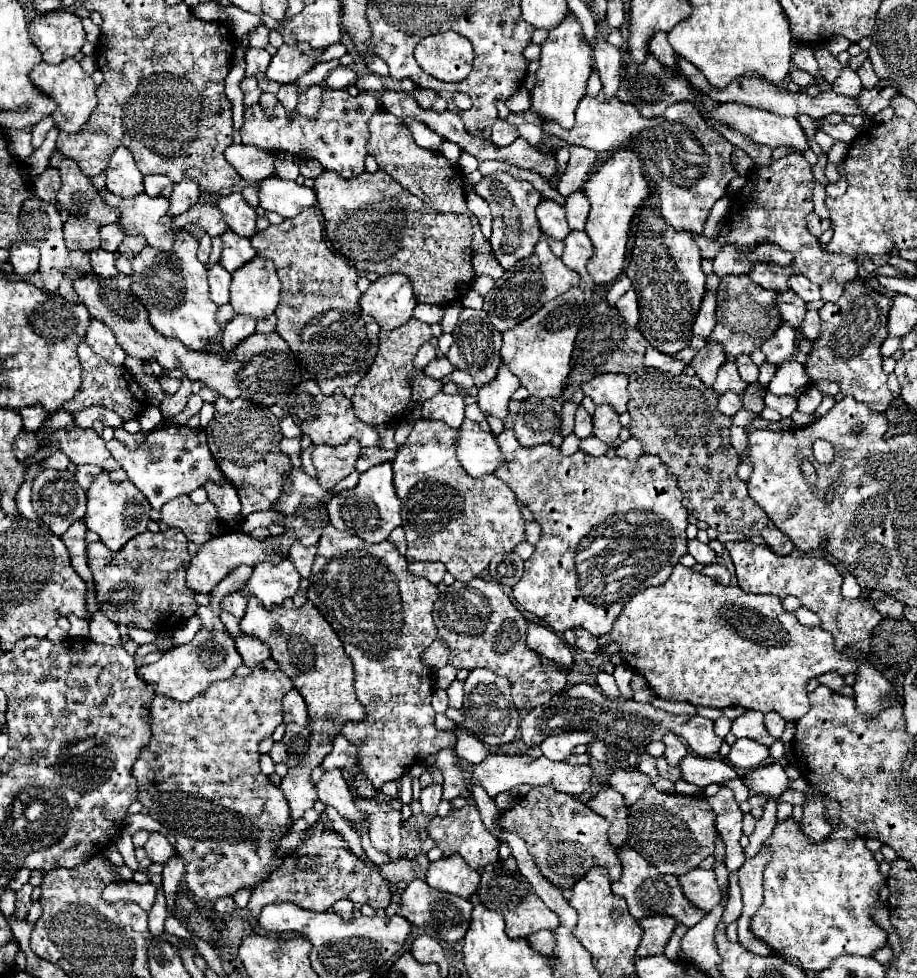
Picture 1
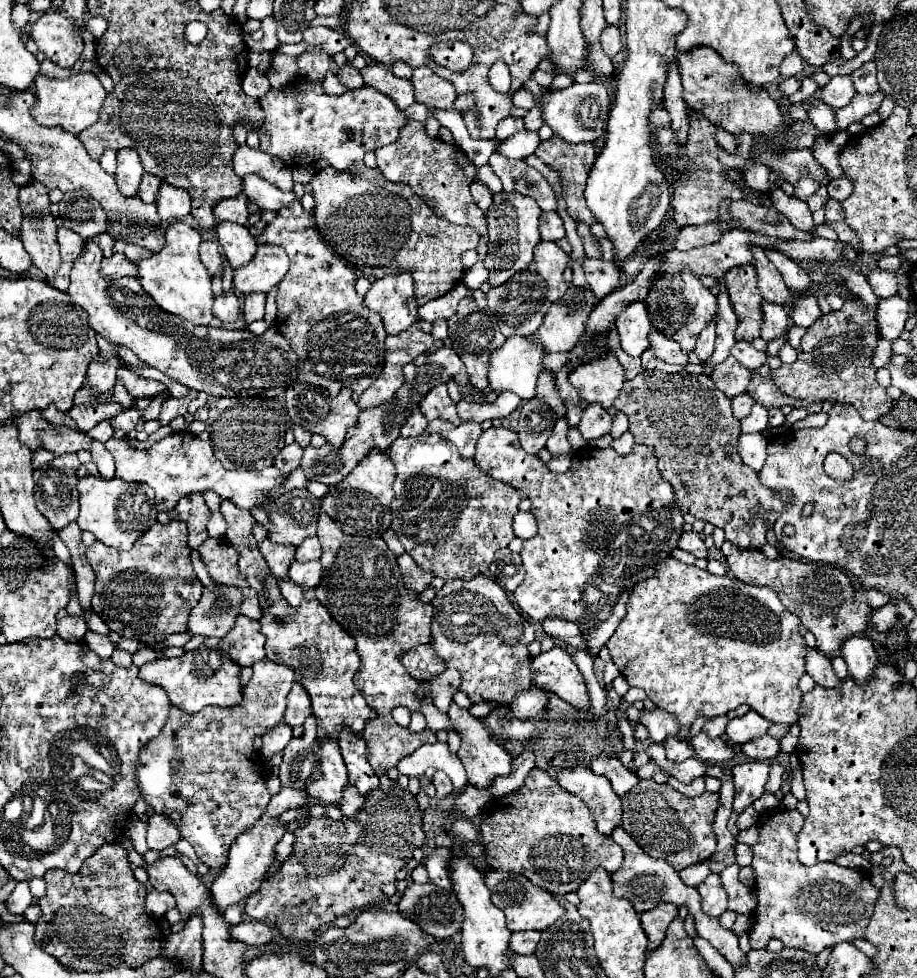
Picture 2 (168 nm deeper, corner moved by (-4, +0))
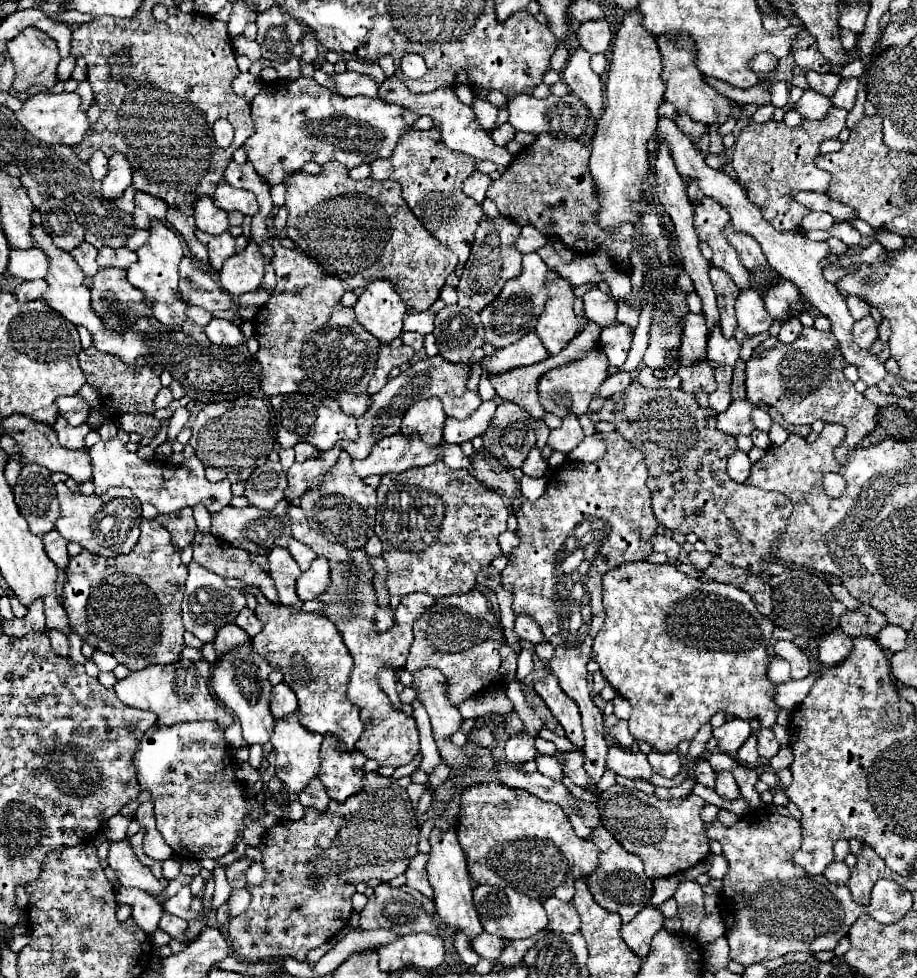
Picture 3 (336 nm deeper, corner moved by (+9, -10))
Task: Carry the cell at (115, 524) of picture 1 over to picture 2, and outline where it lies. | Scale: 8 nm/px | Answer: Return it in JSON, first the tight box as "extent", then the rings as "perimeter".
{"extent":[77,477,157,549],"perimeter":[[[83,477],[77,481],[81,511],[77,525],[83,531],[91,531],[101,543],[115,549],[131,549],[133,543],[157,523],[155,493],[145,483],[127,483],[123,479],[101,479],[101,477]]]}

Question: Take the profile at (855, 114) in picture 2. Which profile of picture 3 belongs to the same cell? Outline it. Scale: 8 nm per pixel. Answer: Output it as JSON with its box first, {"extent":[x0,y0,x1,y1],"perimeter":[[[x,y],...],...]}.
{"extent":[732,107,848,231],"perimeter":[[[832,107],[830,115],[820,121],[802,121],[798,127],[788,127],[786,123],[750,123],[742,129],[736,141],[736,151],[732,151],[732,167],[736,177],[746,187],[748,199],[756,203],[764,219],[778,231],[798,229],[804,215],[798,215],[798,203],[790,199],[800,189],[828,189],[830,175],[816,167],[814,159],[820,155],[820,143],[826,139],[838,139],[838,133],[846,127],[848,111]]]}

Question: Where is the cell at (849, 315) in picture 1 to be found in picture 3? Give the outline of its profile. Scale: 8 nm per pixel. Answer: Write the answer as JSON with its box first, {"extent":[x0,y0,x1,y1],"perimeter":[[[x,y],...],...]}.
{"extent":[746,327,878,447],"perimeter":[[[802,327],[794,343],[778,343],[764,357],[758,359],[754,355],[746,363],[746,395],[750,403],[776,407],[780,415],[794,425],[810,425],[816,419],[840,423],[846,427],[846,441],[856,447],[862,437],[874,429],[878,407],[860,395],[850,381],[846,381],[842,373],[844,367],[846,359],[840,355],[838,343],[830,331]]]}

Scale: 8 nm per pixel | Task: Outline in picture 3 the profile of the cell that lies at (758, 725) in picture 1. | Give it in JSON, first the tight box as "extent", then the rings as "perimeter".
{"extent":[712,719,752,753],"perimeter":[[[732,719],[732,721],[726,721],[722,727],[714,729],[712,731],[714,739],[718,741],[718,747],[720,751],[724,753],[734,753],[738,751],[746,739],[752,735],[752,727],[748,721],[742,721],[742,719]]]}

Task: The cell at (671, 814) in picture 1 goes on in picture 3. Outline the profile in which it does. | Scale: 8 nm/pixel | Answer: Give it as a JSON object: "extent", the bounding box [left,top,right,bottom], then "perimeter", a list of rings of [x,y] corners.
{"extent":[596,785,710,879],"perimeter":[[[612,785],[600,793],[596,805],[600,807],[602,825],[628,853],[644,861],[644,873],[650,879],[680,875],[710,855],[706,827],[700,819],[700,811],[706,803],[692,793],[684,799],[662,801],[656,795]]]}

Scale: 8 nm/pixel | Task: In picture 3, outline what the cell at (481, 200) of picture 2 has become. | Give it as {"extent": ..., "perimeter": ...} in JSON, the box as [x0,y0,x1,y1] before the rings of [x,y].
{"extent":[462,173,490,203],"perimeter":[[[474,173],[474,175],[470,175],[470,177],[464,181],[462,191],[464,191],[468,197],[472,197],[476,203],[482,203],[484,197],[486,197],[488,183],[490,183],[490,177],[488,177],[488,175]]]}

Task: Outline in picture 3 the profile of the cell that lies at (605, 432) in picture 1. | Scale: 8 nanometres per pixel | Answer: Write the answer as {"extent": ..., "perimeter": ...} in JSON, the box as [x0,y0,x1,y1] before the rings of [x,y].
{"extent":[548,415,584,453],"perimeter":[[[566,415],[562,427],[558,427],[558,429],[554,429],[550,433],[548,445],[554,451],[570,453],[572,449],[578,447],[578,443],[582,443],[582,439],[584,439],[584,431],[582,431],[582,427],[578,423],[578,417],[576,415]]]}

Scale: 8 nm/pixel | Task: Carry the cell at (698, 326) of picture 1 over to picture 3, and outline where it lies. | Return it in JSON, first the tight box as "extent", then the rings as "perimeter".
{"extent":[678,359,716,393],"perimeter":[[[700,359],[692,365],[680,365],[678,375],[682,377],[682,389],[688,393],[696,393],[696,391],[712,393],[716,389],[714,371],[708,359]]]}

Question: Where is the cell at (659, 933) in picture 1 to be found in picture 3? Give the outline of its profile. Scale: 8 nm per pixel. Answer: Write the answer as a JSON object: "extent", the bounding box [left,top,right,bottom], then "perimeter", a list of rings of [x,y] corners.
{"extent":[622,905,664,959],"perimeter":[[[648,905],[630,923],[622,925],[622,939],[640,959],[648,955],[650,941],[664,927],[664,919],[658,907]]]}

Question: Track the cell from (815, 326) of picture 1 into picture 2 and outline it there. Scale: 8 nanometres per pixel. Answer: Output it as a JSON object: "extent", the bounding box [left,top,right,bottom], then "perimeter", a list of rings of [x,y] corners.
{"extent":[791,293,821,327],"perimeter":[[[805,293],[805,297],[795,297],[791,305],[791,321],[799,327],[811,327],[821,317],[817,297],[811,293]]]}

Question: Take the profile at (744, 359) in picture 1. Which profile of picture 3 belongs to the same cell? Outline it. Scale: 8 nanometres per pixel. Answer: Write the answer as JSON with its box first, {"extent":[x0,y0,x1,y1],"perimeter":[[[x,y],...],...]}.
{"extent":[706,329,740,367],"perimeter":[[[720,329],[708,335],[708,351],[706,351],[708,361],[732,367],[740,359],[738,355],[740,355],[740,345],[736,339],[726,339]]]}

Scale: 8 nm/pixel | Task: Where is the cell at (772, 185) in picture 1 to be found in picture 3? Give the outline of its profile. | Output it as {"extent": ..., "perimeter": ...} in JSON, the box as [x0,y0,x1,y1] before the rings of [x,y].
{"extent":[846,295,870,321],"perimeter":[[[848,295],[848,297],[846,297],[846,301],[848,301],[850,315],[852,315],[856,321],[858,321],[858,319],[862,319],[862,317],[866,317],[866,315],[870,313],[870,305],[868,305],[866,301],[858,299],[856,295]]]}

